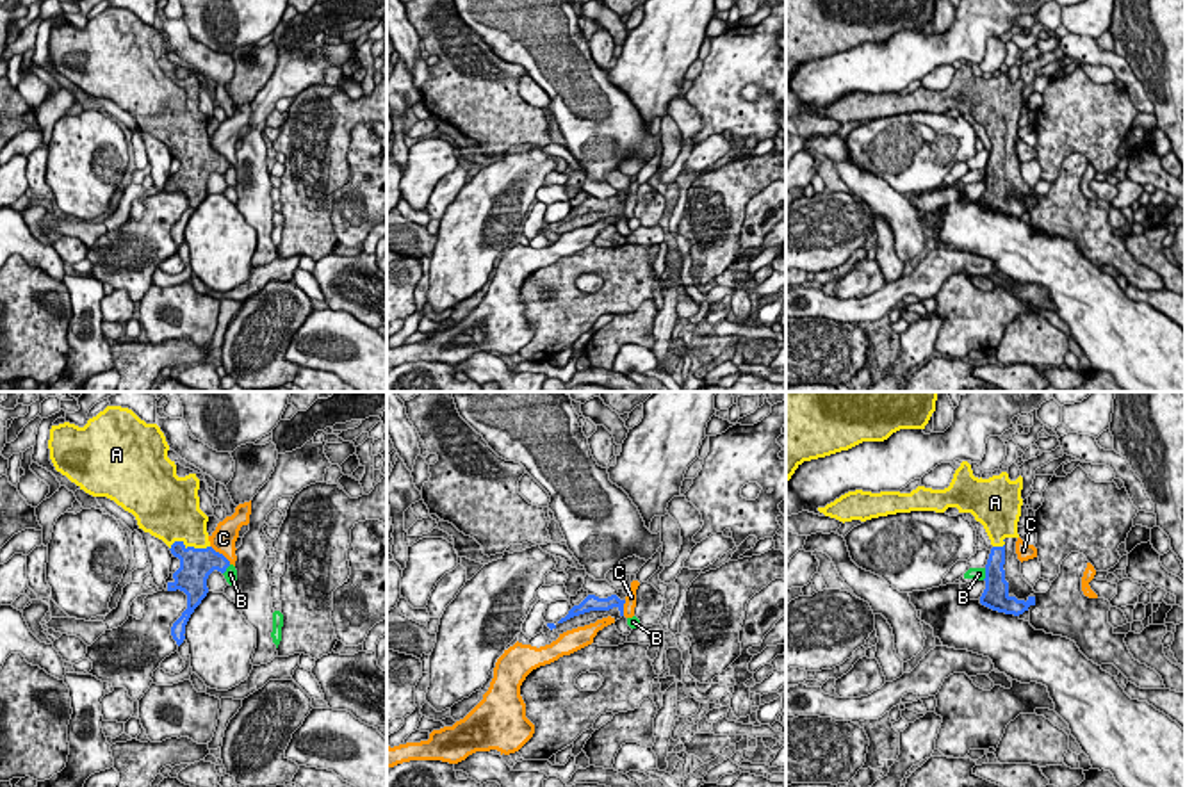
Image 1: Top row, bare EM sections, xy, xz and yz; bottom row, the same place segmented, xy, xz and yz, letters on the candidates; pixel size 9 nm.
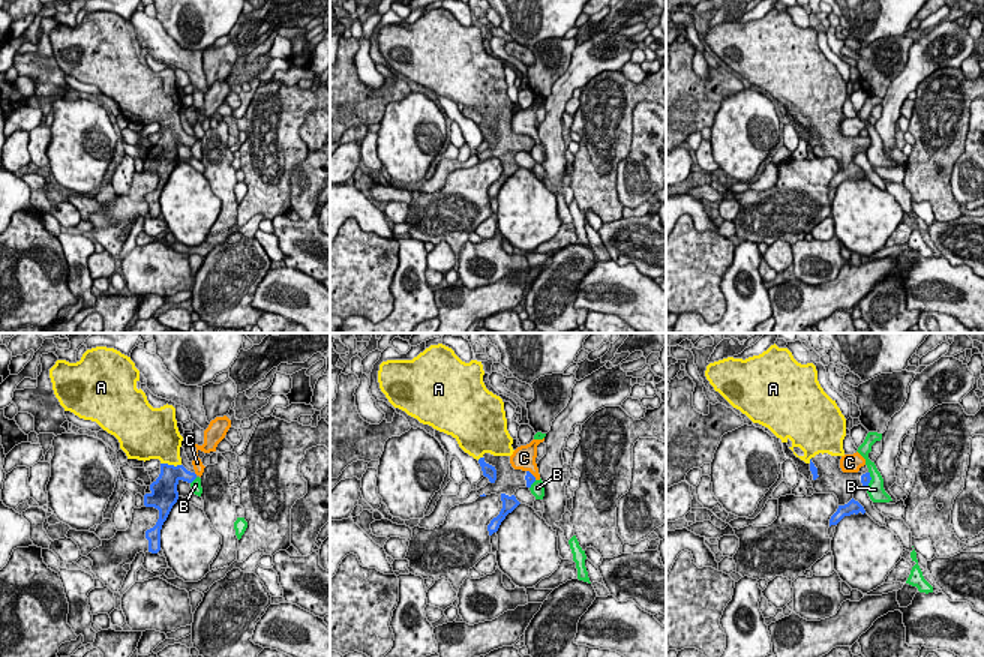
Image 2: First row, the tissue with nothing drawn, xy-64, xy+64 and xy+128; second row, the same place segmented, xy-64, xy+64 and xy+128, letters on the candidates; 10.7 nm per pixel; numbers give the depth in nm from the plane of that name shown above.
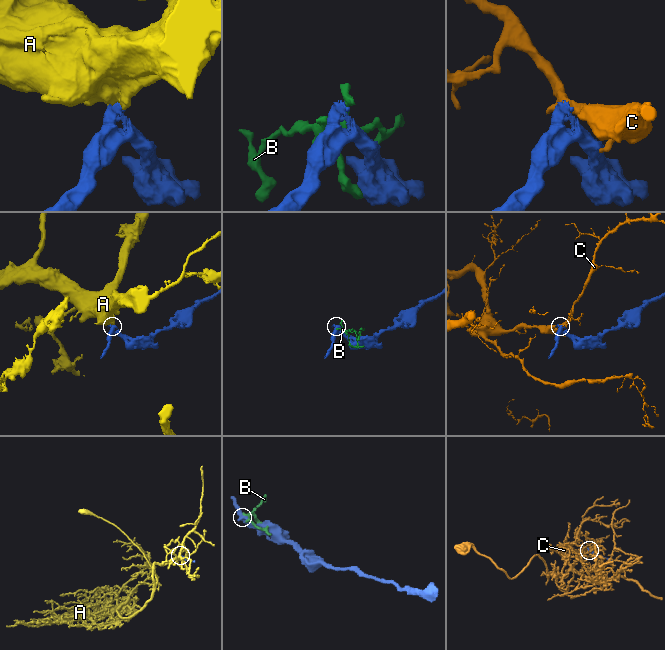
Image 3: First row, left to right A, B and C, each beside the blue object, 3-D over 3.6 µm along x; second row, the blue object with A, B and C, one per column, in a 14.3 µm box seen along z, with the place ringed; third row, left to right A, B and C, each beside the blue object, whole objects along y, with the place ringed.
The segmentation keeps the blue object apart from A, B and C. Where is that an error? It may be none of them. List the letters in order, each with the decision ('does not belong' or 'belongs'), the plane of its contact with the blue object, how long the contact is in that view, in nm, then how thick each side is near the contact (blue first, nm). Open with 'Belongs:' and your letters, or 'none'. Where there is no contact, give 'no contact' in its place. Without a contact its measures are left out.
Belongs: A
A: belongs; meets blue in xy; contact 360 nm long; 300 nm thick on the blue side, 380 nm on the other
B: does not belong; meets blue in yz; contact 120 nm long; 240 nm thick on the blue side, 120 nm on the other
C: does not belong; meets blue in xy; contact 260 nm long; 300 nm thick on the blue side, 220 nm on the other

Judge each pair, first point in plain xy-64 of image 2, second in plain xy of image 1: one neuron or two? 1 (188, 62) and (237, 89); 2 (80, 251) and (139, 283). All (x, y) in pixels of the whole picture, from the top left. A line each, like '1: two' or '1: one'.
1: two
2: two

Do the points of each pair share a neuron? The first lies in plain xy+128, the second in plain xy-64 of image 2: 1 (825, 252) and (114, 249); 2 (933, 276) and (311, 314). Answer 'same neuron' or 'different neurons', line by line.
1: different neurons
2: same neuron

